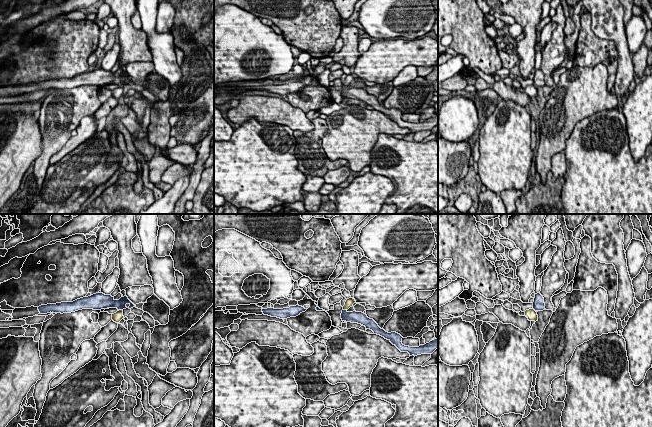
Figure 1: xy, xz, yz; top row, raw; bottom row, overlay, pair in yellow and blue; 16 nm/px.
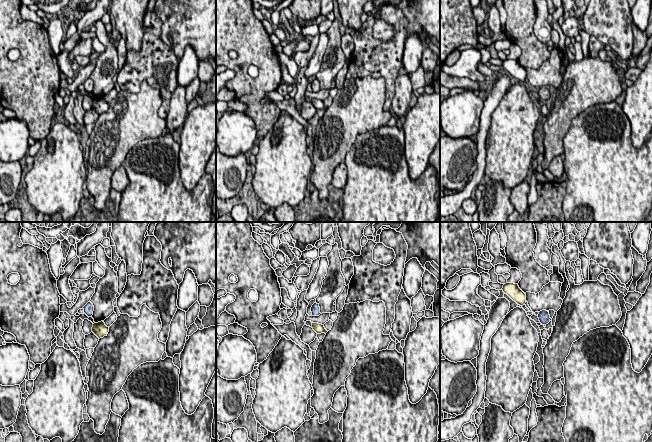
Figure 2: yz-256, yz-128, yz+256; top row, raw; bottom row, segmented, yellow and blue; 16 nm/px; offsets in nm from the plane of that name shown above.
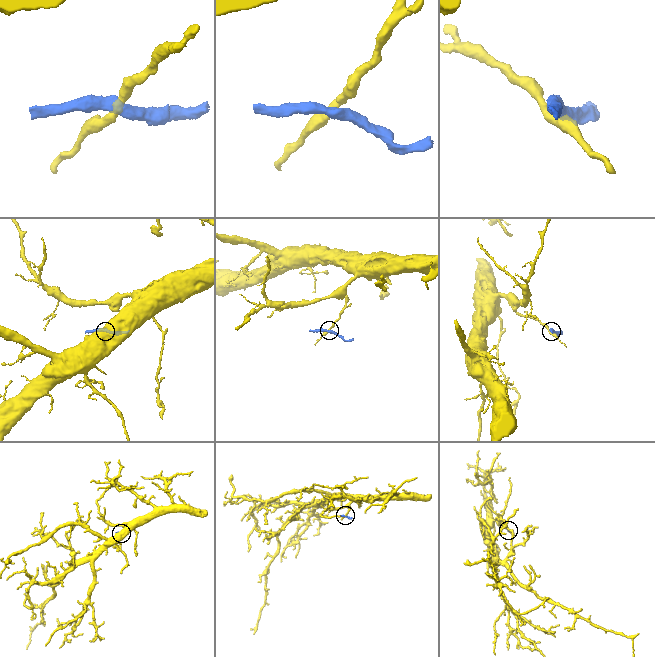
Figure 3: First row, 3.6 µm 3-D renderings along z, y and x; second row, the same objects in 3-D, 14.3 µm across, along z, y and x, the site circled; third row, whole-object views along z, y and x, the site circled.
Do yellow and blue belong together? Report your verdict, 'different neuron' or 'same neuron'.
different neuron

